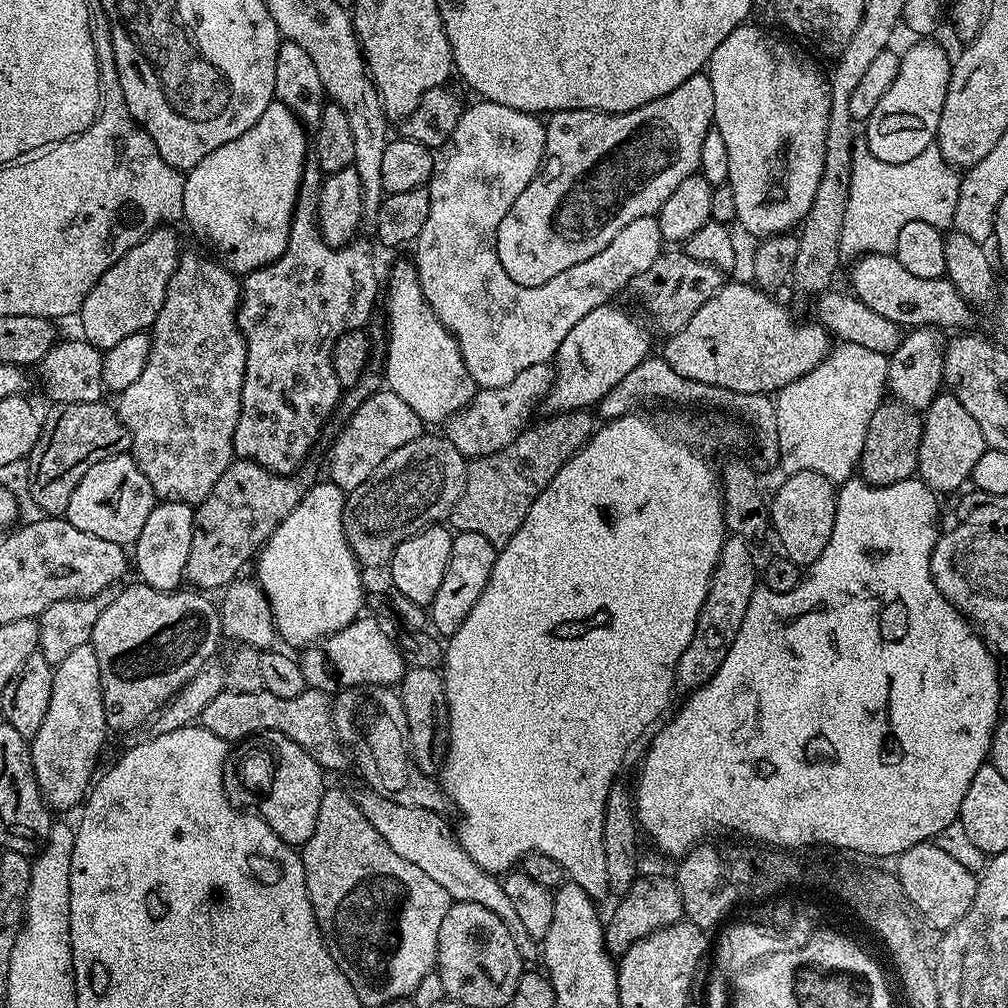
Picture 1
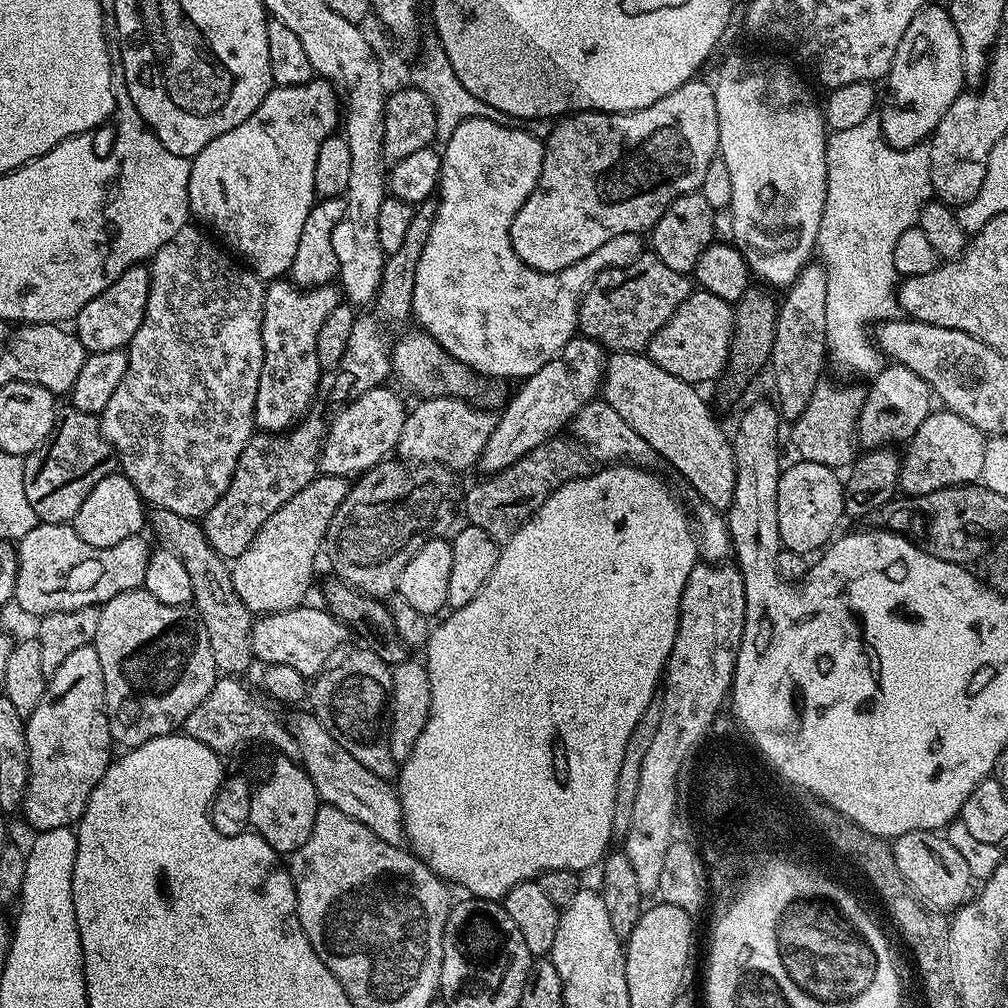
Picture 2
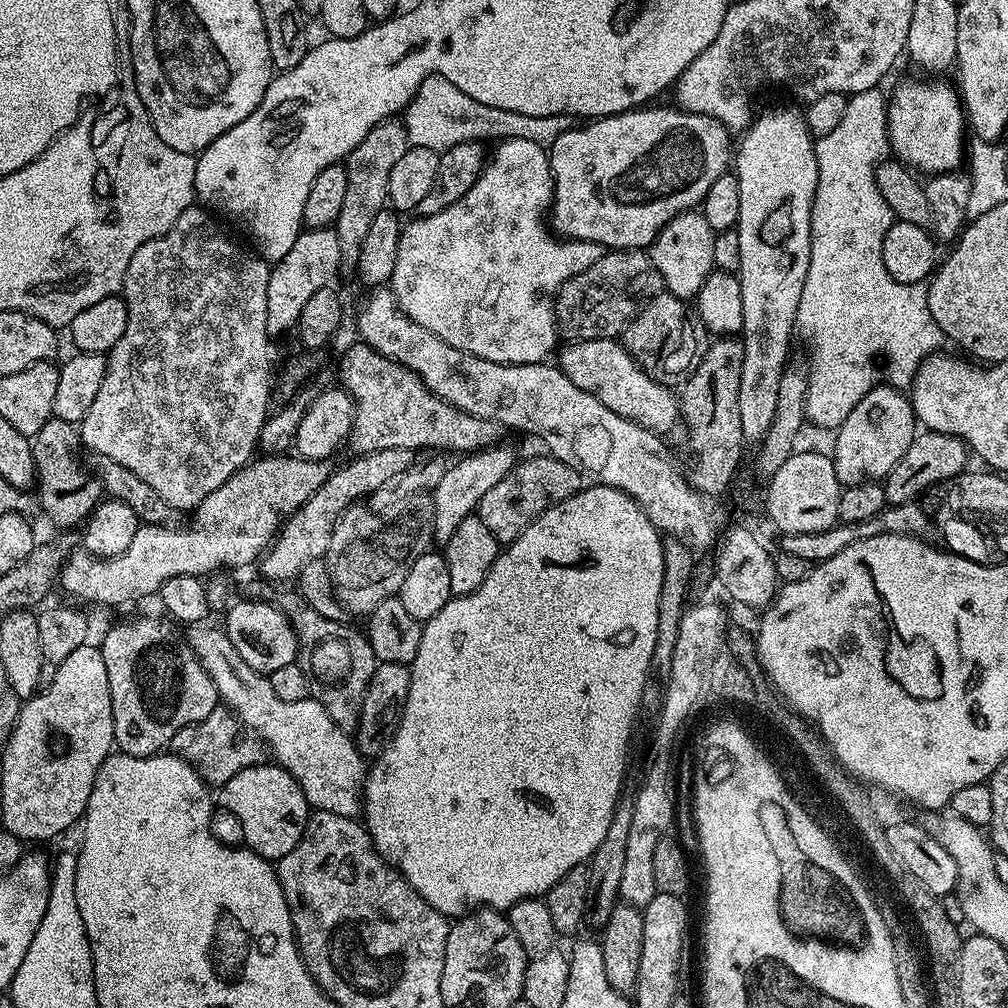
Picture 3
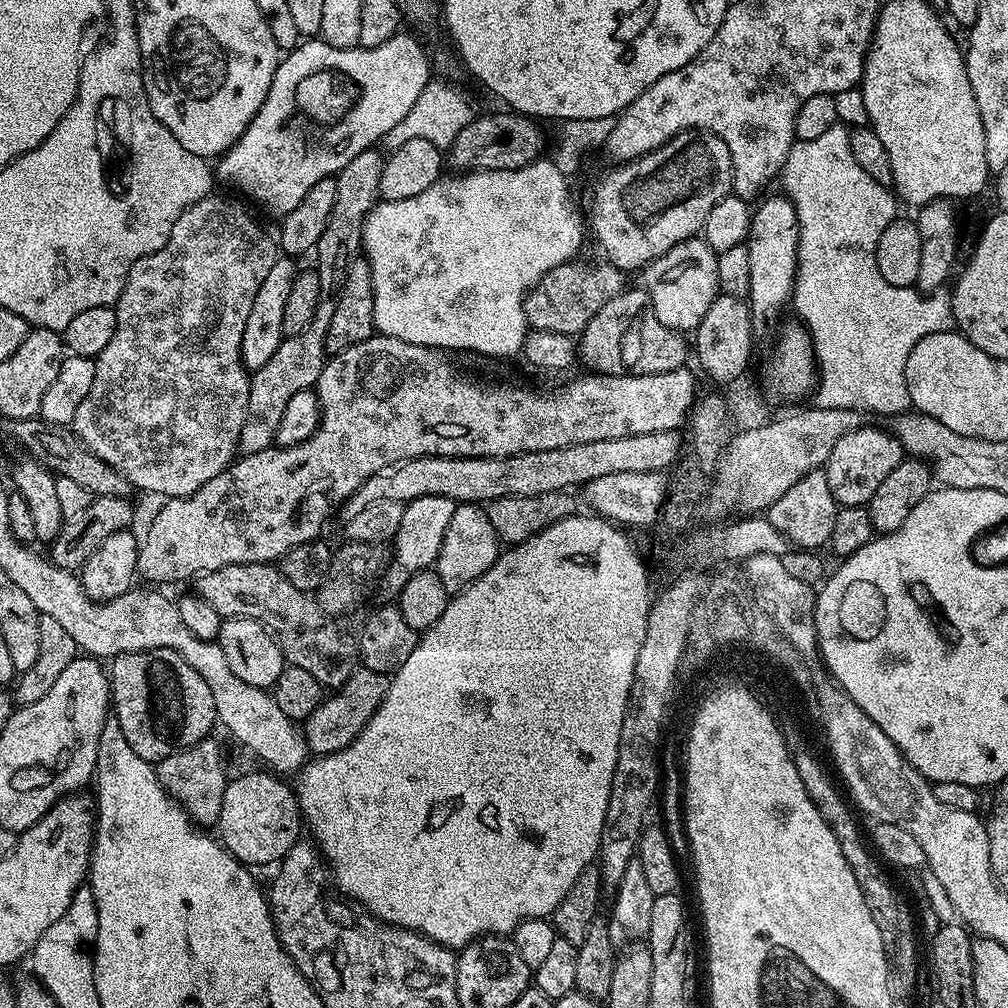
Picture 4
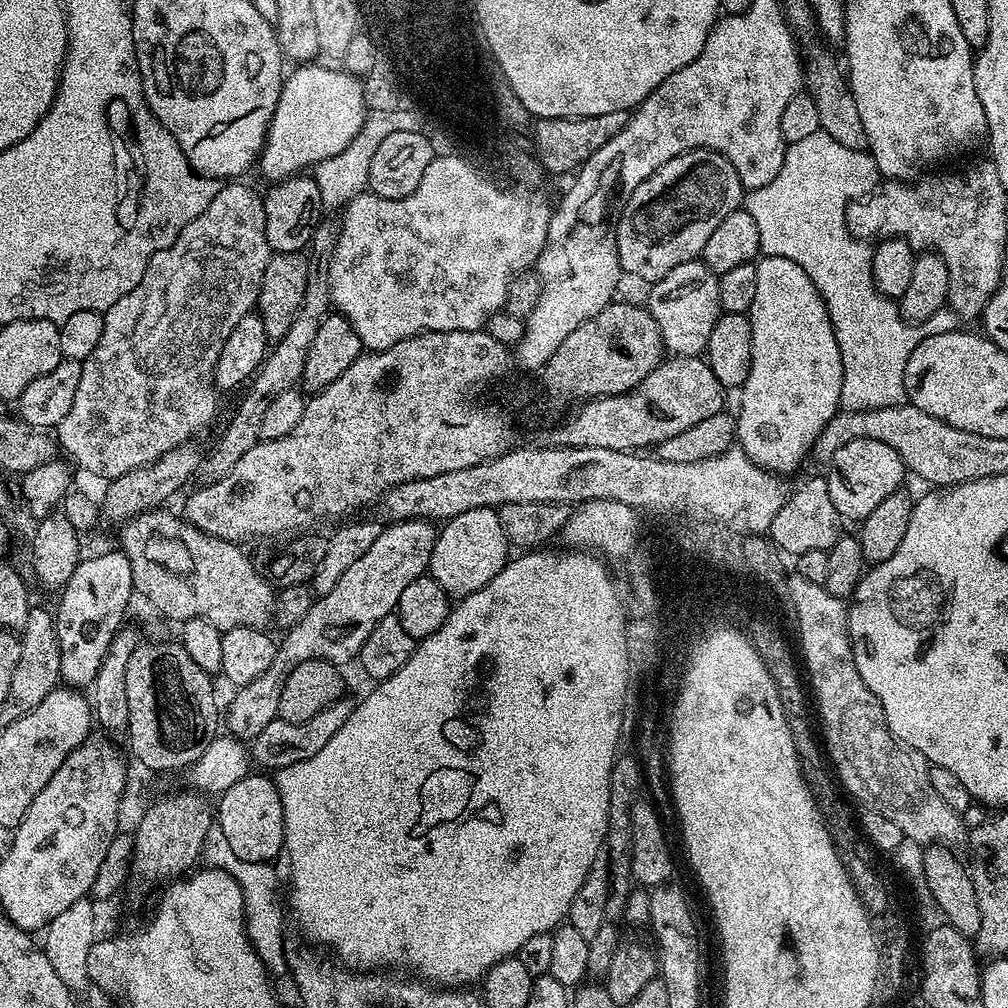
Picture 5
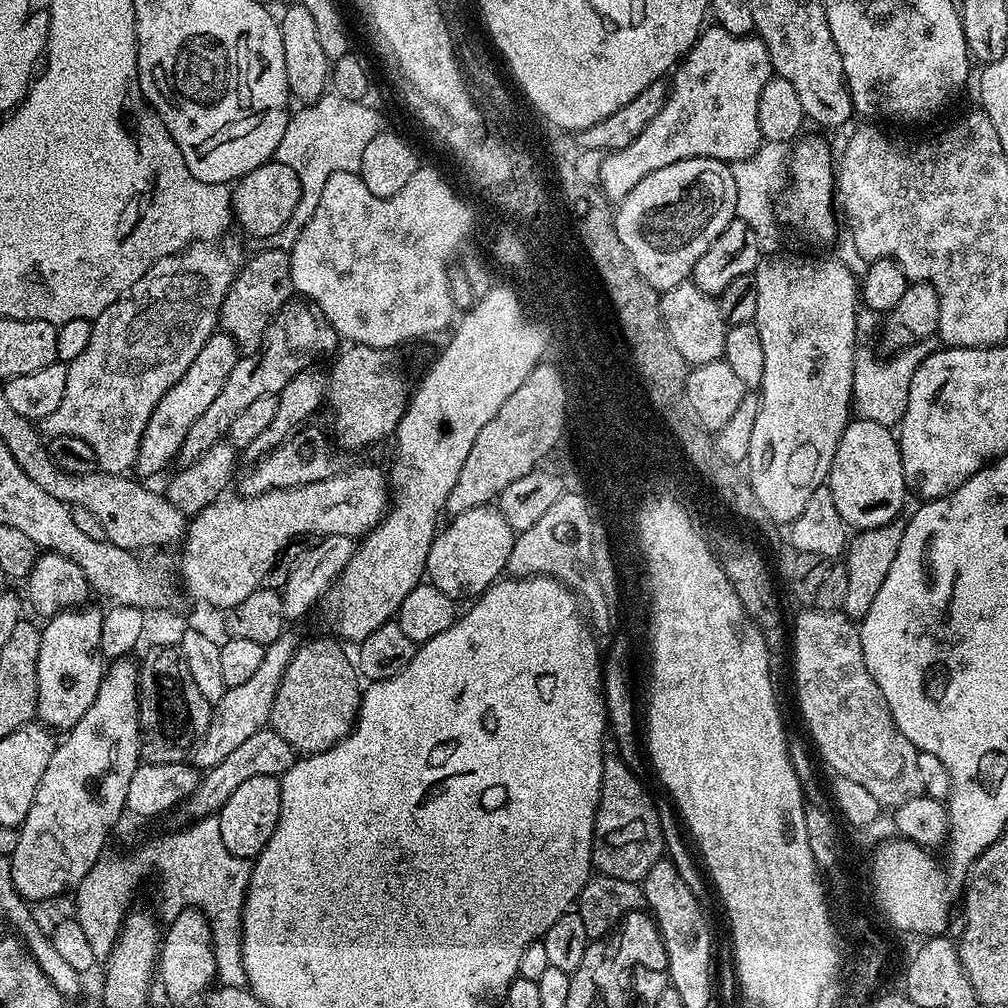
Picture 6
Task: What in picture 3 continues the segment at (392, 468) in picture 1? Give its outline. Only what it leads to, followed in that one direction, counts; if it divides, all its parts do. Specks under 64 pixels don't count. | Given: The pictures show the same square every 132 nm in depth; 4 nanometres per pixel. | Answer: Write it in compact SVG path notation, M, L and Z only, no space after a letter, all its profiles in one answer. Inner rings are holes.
M432 484L424 489L417 489L416 493L412 493L412 496L399 504L397 513L385 514L373 503L357 502L340 516L339 522L335 524L334 533L331 534L330 546L324 559L330 574L333 596L349 615L367 616L386 597L397 595L410 566L431 547L430 542L433 543L435 535L433 489L435 486Z

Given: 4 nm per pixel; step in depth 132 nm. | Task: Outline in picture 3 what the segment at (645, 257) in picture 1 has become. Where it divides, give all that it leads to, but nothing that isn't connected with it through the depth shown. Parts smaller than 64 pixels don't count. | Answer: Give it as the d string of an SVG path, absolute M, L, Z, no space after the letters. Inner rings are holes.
M510 138L499 141L495 147L497 147L496 153L493 156L491 153L490 159L485 163L484 171L481 172L479 178L474 182L474 186L470 186L470 190L462 199L438 214L412 218L409 219L412 220L409 224L407 221L403 225L398 242L398 262L394 266L390 287L400 309L414 322L418 322L418 326L426 326L426 330L430 330L430 334L438 334L438 338L442 338L442 342L446 342L463 352L474 354L478 358L486 358L490 362L498 362L499 364L542 364L551 357L548 355L552 351L553 355L558 348L555 306L560 287L568 279L574 278L576 274L586 270L588 266L593 266L594 262L604 256L606 249L603 244L595 244L589 240L557 238L550 231L546 217L550 212L554 181L545 145L526 142L526 138Z

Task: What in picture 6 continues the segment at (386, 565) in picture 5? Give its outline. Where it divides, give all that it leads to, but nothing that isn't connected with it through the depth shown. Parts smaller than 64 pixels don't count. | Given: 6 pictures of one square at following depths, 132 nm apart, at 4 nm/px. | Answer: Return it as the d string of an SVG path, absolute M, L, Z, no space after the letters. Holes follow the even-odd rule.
M285 630L273 644L265 647L262 666L258 666L258 671L252 677L239 686L225 688L222 698L213 707L206 734L196 741L191 753L190 760L196 768L207 770L218 766L218 762L222 762L222 758L228 757L236 747L242 746L242 742L246 742L250 734L269 727L274 694L278 694L280 680L286 674L286 666L292 661L297 647L298 640L291 636L291 631Z

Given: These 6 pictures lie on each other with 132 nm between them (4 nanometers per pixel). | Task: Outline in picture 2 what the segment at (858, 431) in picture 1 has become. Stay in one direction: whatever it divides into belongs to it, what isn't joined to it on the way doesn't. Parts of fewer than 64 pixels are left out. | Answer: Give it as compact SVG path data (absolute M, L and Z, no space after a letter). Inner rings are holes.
M821 379L815 386L814 394L806 410L793 421L792 440L803 459L830 466L834 469L849 465L856 452L857 420L864 405L866 390L861 386L842 386Z

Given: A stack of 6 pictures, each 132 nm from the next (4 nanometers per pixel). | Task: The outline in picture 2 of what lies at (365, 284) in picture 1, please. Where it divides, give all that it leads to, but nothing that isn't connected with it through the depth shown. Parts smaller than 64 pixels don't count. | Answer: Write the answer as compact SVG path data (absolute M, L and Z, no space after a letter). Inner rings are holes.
M281 278L265 287L262 306L264 361L258 378L258 398L254 402L255 427L259 431L269 434L287 432L308 413L322 379L316 353L318 330L322 330L322 322L326 322L330 310L341 302L342 292L336 286L301 290L291 279Z

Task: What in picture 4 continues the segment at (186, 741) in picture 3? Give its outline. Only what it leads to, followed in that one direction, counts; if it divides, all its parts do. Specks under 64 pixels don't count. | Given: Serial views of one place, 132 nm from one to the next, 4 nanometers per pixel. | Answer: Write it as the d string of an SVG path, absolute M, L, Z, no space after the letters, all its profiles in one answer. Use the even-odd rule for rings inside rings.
M213 738L199 740L188 748L180 748L162 758L156 765L156 777L160 785L184 807L189 816L195 818L201 825L215 825L220 819L222 794L226 783L224 776L224 752L220 744Z

